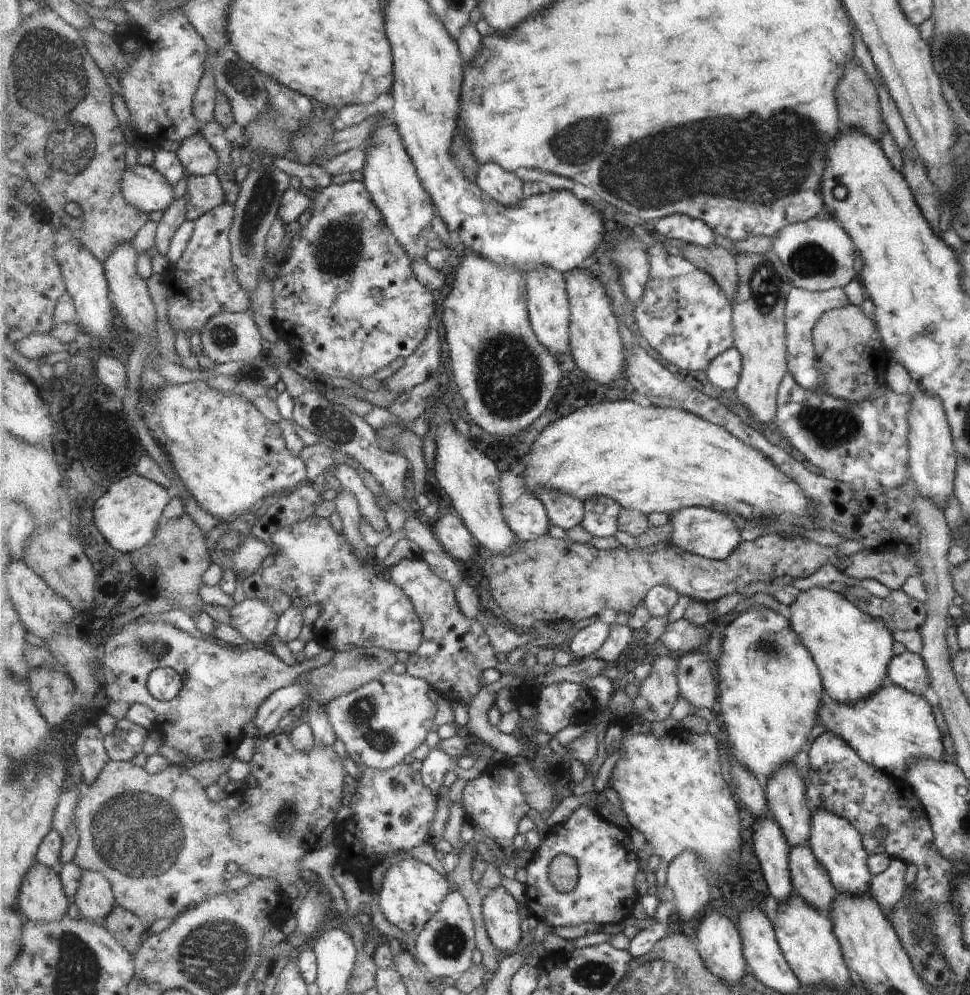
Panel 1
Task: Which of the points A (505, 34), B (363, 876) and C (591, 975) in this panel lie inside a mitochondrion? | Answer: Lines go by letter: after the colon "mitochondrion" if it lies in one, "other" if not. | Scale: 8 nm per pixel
A: other
B: other
C: mitochondrion

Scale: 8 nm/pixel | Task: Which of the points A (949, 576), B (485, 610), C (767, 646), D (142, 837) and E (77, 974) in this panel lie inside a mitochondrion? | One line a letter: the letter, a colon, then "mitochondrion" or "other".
A: other
B: other
C: mitochondrion
D: mitochondrion
E: mitochondrion

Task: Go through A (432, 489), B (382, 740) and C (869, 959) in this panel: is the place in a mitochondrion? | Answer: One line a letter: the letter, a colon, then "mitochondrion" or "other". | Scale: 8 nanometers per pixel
A: other
B: mitochondrion
C: other

